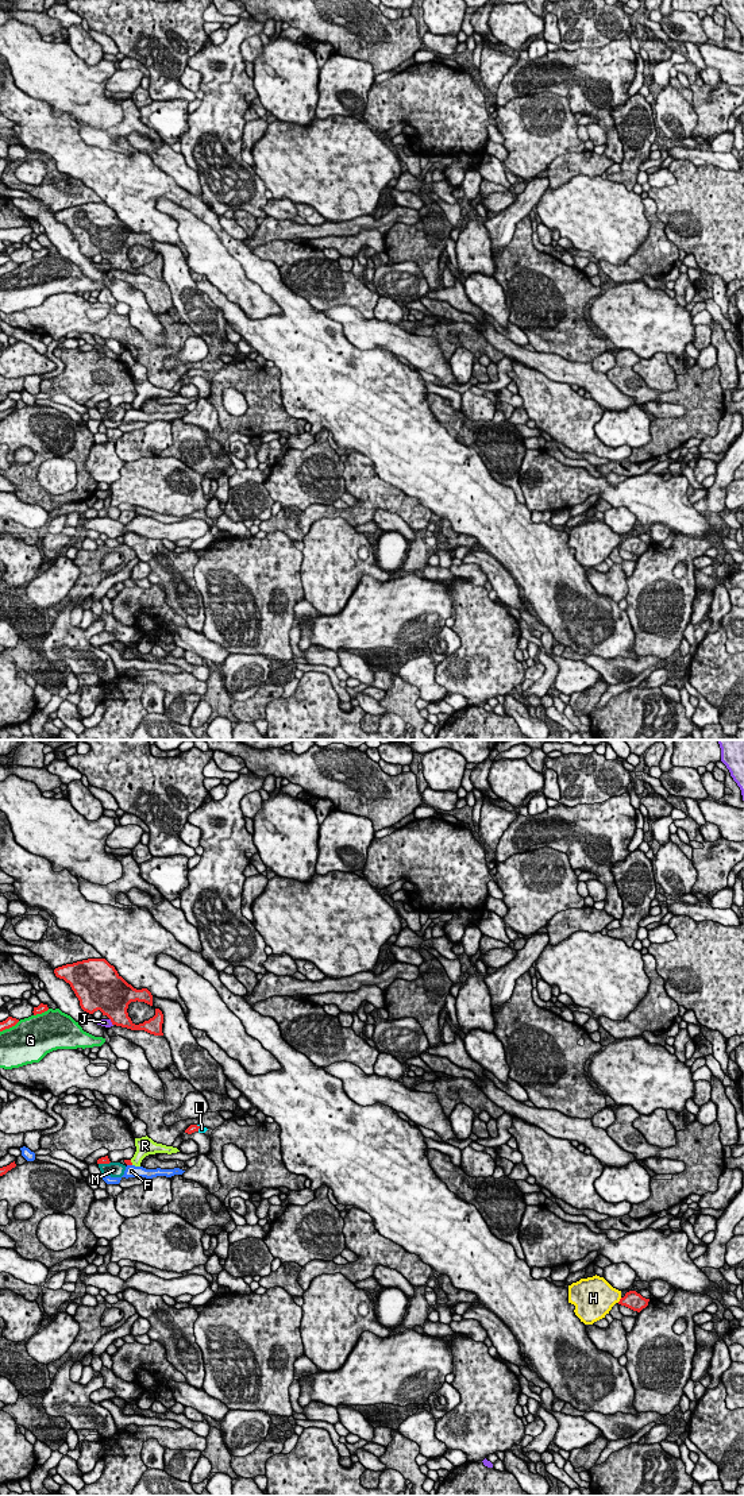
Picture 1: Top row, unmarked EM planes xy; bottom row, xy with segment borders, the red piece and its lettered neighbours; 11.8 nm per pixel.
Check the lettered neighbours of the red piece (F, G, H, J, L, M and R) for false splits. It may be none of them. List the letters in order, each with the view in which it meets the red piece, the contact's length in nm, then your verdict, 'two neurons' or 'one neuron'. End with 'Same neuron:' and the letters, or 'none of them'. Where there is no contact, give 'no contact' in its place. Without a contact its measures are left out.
F: xy | 70 nm | two neurons
G: xy | 200 nm | two neurons
H: xy | 80 nm | two neurons
J: xy | 100 nm | two neurons
L: xy | 90 nm | one neuron
M: xy | 150 nm | two neurons
R: xy | 70 nm | two neurons
Same neuron: L

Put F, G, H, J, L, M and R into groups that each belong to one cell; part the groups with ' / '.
F / G / H / J / L / M / R

